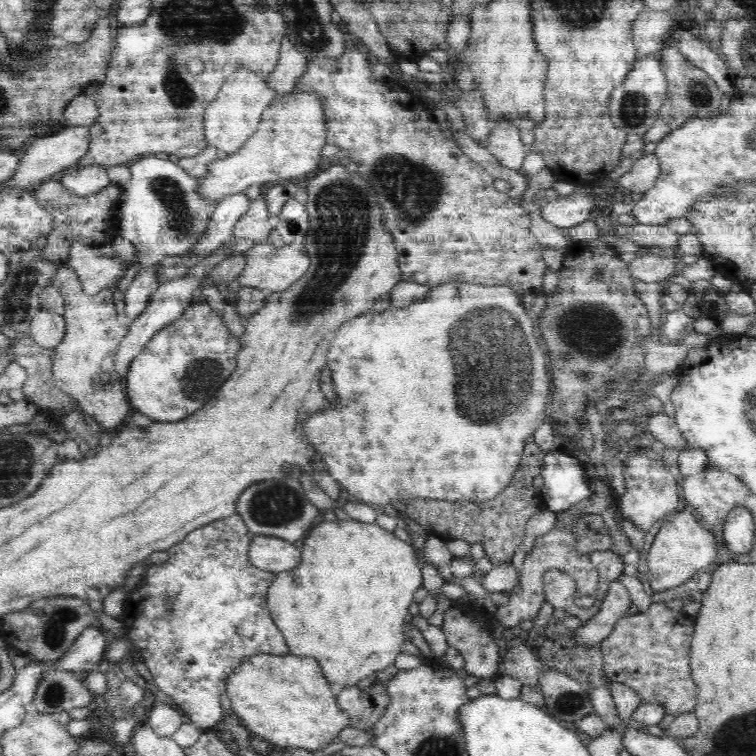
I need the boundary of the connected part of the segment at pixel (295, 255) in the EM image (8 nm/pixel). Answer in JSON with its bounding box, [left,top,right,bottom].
[237,243,310,292]

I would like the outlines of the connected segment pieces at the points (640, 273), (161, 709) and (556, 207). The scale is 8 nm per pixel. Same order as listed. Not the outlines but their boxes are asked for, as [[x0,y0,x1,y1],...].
[[628,253,675,282],[145,701,186,736],[541,184,598,229]]

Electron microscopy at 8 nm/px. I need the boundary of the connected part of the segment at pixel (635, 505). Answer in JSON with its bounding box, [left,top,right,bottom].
[621,449,678,534]

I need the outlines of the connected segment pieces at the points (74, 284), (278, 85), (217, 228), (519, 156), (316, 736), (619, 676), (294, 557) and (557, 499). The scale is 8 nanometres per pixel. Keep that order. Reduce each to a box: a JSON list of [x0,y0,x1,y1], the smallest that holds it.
[[49,263,131,426],[266,35,309,96],[188,192,251,260],[487,119,526,171],[226,655,352,750],[600,602,697,716],[249,535,301,572],[540,448,587,513]]

